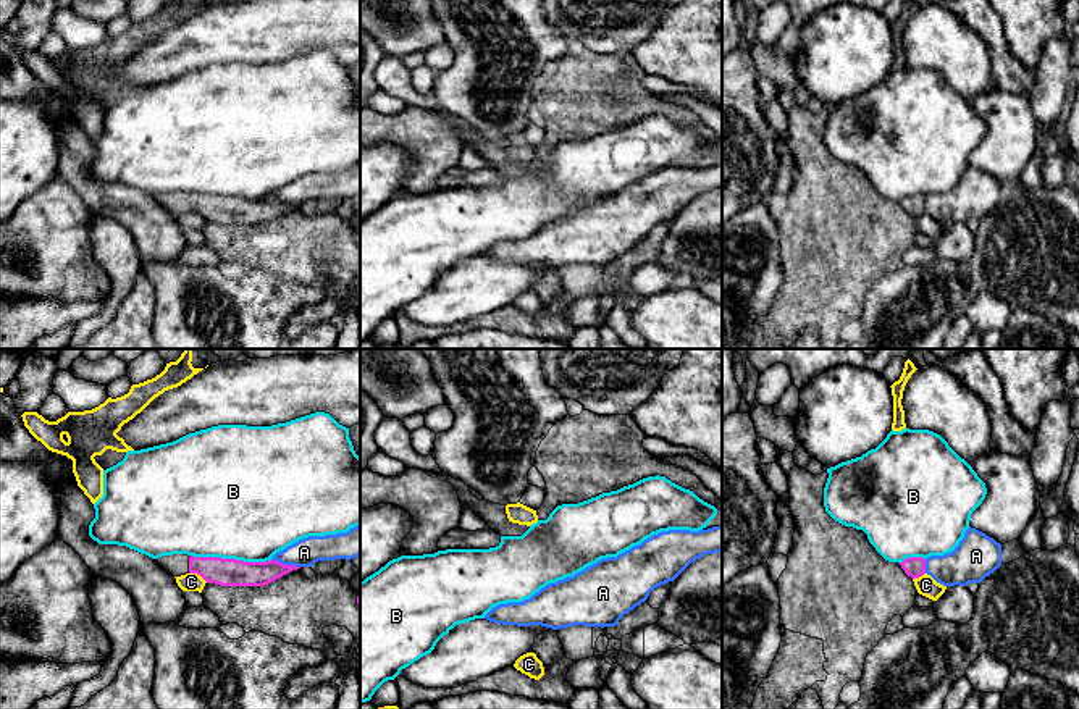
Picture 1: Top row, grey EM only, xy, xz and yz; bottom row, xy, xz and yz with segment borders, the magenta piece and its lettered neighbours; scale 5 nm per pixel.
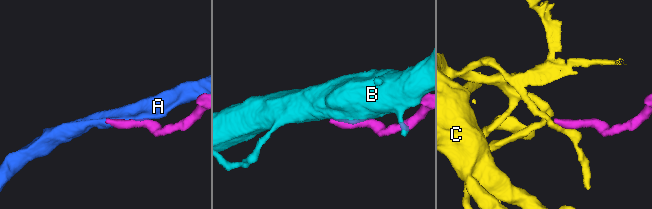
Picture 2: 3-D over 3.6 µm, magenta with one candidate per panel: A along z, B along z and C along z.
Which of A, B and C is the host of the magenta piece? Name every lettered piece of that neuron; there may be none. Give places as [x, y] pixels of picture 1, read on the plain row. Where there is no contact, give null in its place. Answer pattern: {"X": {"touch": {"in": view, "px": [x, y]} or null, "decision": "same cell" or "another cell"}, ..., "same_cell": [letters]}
{"A": {"touch": {"in": "xy", "px": [286, 204]}, "decision": "another cell"}, "B": {"touch": {"in": "xy", "px": [231, 197]}, "decision": "another cell"}, "C": {"touch": {"in": "xy", "px": [199, 212]}, "decision": "another cell"}, "same_cell": []}

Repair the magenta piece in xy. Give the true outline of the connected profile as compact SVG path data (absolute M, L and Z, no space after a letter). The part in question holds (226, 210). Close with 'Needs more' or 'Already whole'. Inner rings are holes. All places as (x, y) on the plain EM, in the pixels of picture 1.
M187 192L162 194L155 197L173 215L197 212L207 221L220 224L265 224L300 205L278 199L244 200L221 195L194 195Z. Needs more

